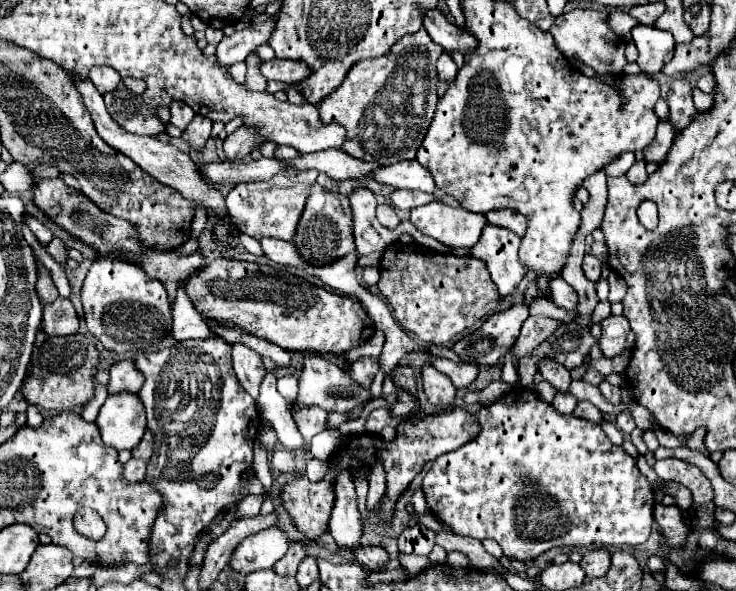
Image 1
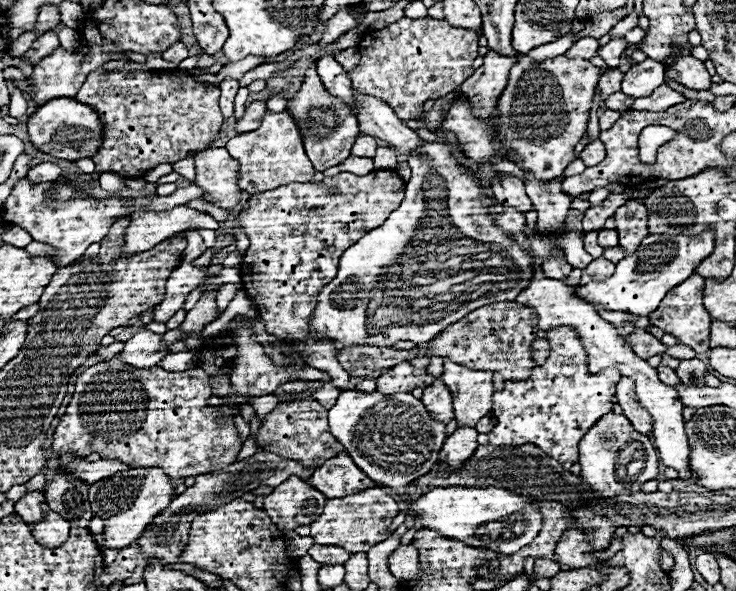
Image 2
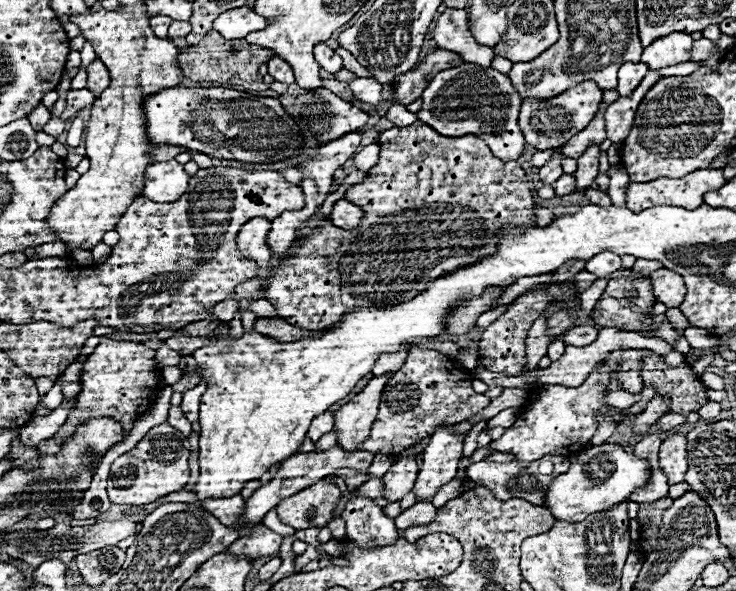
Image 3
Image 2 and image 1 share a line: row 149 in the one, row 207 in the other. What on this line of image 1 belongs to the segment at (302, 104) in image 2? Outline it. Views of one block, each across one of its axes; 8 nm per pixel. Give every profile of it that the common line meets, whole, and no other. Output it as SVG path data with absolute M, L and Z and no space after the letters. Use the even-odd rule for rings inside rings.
M314 184L306 200L306 210L296 228L296 236L292 244L298 248L302 260L312 266L332 264L334 260L340 260L346 254L354 252L356 244L354 244L354 228L352 228L352 208L348 198L336 192L328 192L322 186Z

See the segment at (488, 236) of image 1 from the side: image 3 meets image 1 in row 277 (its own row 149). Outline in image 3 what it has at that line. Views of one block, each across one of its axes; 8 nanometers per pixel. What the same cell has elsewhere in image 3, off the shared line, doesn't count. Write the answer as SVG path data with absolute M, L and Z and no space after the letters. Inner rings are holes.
M466 62L458 68L438 72L428 88L422 92L422 110L418 120L440 132L442 136L480 136L500 160L518 160L524 150L524 136L518 128L520 94L516 94L510 78L494 68L482 68L478 64Z

